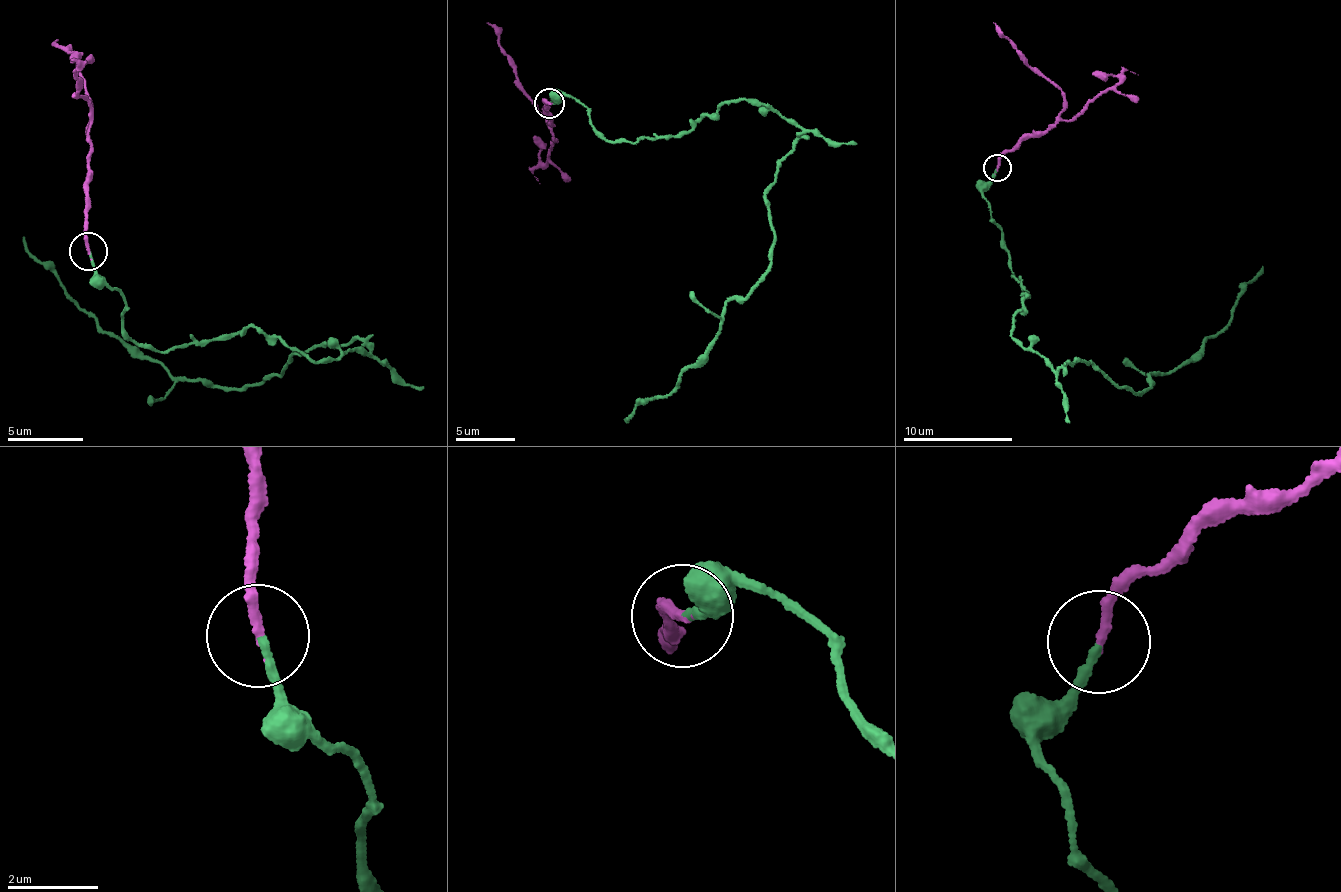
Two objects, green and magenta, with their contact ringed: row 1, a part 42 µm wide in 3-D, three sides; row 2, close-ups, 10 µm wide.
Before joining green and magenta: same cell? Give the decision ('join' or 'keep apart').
keep apart

